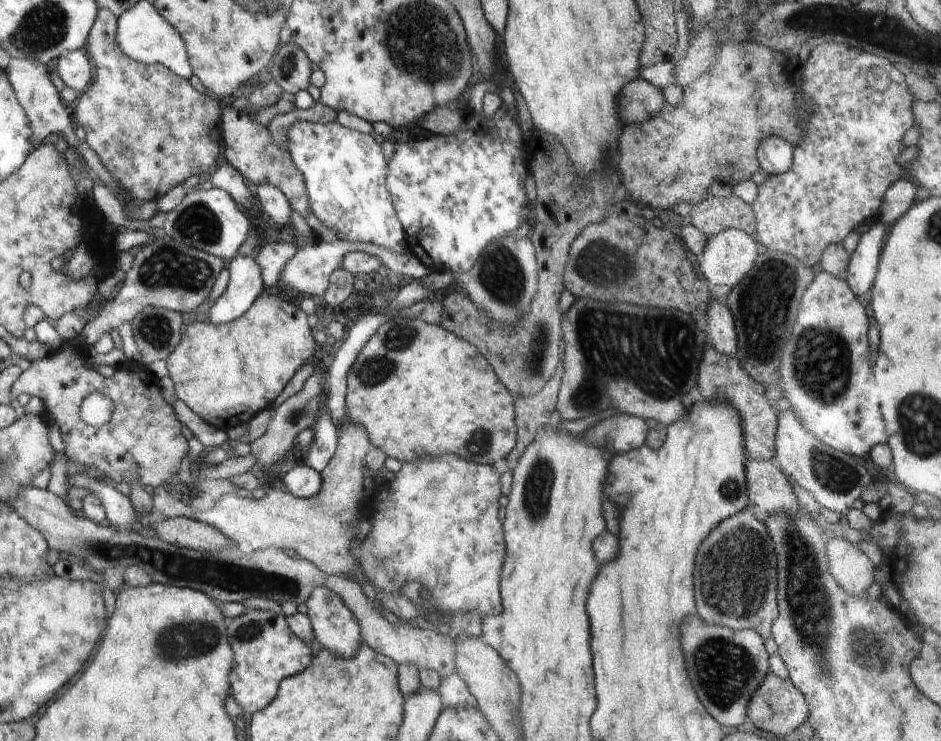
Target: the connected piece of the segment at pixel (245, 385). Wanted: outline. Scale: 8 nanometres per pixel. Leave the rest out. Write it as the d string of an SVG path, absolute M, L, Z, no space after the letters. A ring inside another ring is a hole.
M265 292L261 294L243 316L240 316L240 318L235 319L233 322L212 325L206 321L193 322L192 320L188 320L181 334L178 347L168 356L168 359L164 361L167 365L167 374L172 381L174 381L176 396L183 404L186 404L192 412L199 418L202 418L207 424L227 432L230 428L248 423L256 414L268 409L270 404L274 403L274 400L285 390L286 384L298 373L298 370L302 370L306 364L316 359L315 341L311 330L307 324L307 316L300 308Z

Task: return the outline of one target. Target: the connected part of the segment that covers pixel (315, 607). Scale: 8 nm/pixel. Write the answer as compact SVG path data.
M325 587L316 588L306 600L306 606L308 607L307 618L311 621L315 635L315 648L323 647L339 658L351 657L359 650L362 639L358 620L332 590Z

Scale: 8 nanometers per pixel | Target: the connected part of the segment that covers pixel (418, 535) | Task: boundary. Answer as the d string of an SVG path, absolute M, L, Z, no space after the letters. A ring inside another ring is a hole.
M446 454L440 456L440 458L436 458L436 460L430 458L430 456L424 456L420 460L406 461L403 463L402 468L394 474L394 480L385 483L386 487L389 488L382 492L384 494L382 500L376 496L376 510L374 510L374 514L372 515L372 528L370 528L370 532L368 532L368 535L359 546L361 551L359 552L358 562L362 572L361 577L366 578L372 583L374 590L376 590L376 599L374 601L380 610L394 617L396 620L416 623L426 622L427 620L445 621L446 618L452 618L452 616L458 614L466 616L468 612L474 612L480 618L484 618L488 614L498 614L498 610L502 610L500 598L498 598L498 574L500 574L502 562L506 558L506 548L504 548L503 522L497 516L498 510L501 507L500 497L502 496L500 476L492 465L474 463L459 458L454 454ZM416 576L424 578L424 588L427 590L430 590L430 586L432 586L432 600L430 600L430 594L428 594L423 599L424 602L422 604L414 604L410 598L406 598L403 595L402 588L404 584L416 580Z

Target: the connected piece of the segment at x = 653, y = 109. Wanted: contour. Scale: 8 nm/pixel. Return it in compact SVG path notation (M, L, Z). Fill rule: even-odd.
M641 77L628 82L618 96L618 117L626 123L645 122L662 111L665 99L662 90Z

